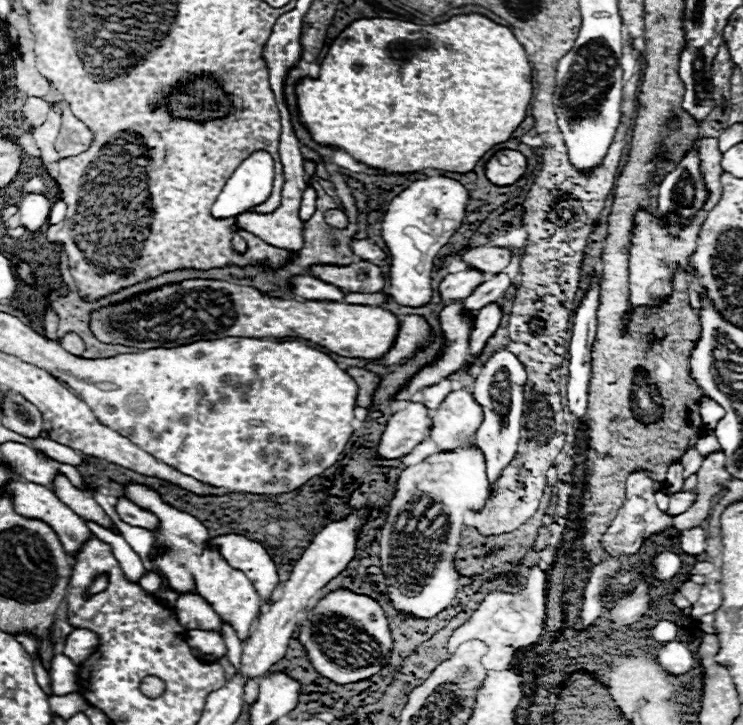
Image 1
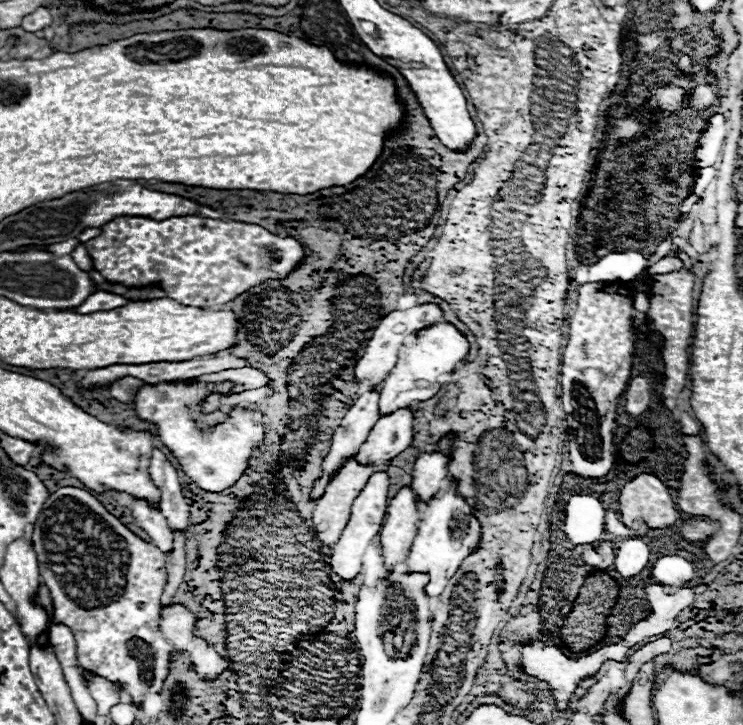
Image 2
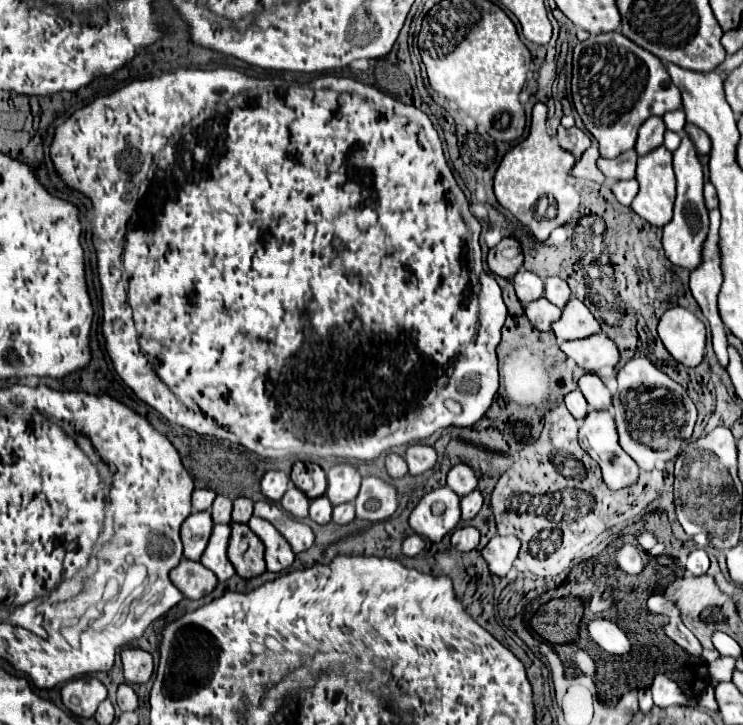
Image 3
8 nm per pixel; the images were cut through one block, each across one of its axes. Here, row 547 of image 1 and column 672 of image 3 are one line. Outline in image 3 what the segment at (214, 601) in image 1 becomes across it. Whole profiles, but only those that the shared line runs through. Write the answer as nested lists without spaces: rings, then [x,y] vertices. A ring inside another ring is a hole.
[[[654,148],[648,154],[638,158],[638,168],[636,168],[636,180],[640,184],[640,190],[632,202],[632,210],[648,220],[654,226],[664,226],[672,220],[672,206],[676,198],[676,180],[674,180],[672,152],[666,148]]]

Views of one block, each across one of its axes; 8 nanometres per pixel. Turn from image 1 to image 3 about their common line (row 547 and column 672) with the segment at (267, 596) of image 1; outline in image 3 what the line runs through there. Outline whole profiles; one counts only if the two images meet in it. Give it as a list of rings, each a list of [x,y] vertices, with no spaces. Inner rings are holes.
[[[688,136],[682,138],[680,148],[674,152],[674,172],[676,172],[676,182],[678,182],[678,196],[674,204],[674,216],[672,220],[664,226],[664,236],[662,244],[666,250],[666,256],[672,264],[694,270],[700,264],[700,254],[702,254],[702,242],[706,240],[708,234],[708,210],[704,206],[704,196],[702,196],[702,164],[696,156],[696,148],[690,142]]]

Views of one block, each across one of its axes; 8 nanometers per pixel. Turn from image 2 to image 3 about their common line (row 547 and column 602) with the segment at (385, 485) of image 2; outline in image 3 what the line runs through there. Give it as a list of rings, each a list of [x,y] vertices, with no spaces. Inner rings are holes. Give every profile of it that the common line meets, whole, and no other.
[[[601,332],[586,340],[562,342],[560,348],[568,358],[572,358],[580,368],[584,368],[588,372],[596,372],[604,366],[614,368],[620,360],[616,344]]]

